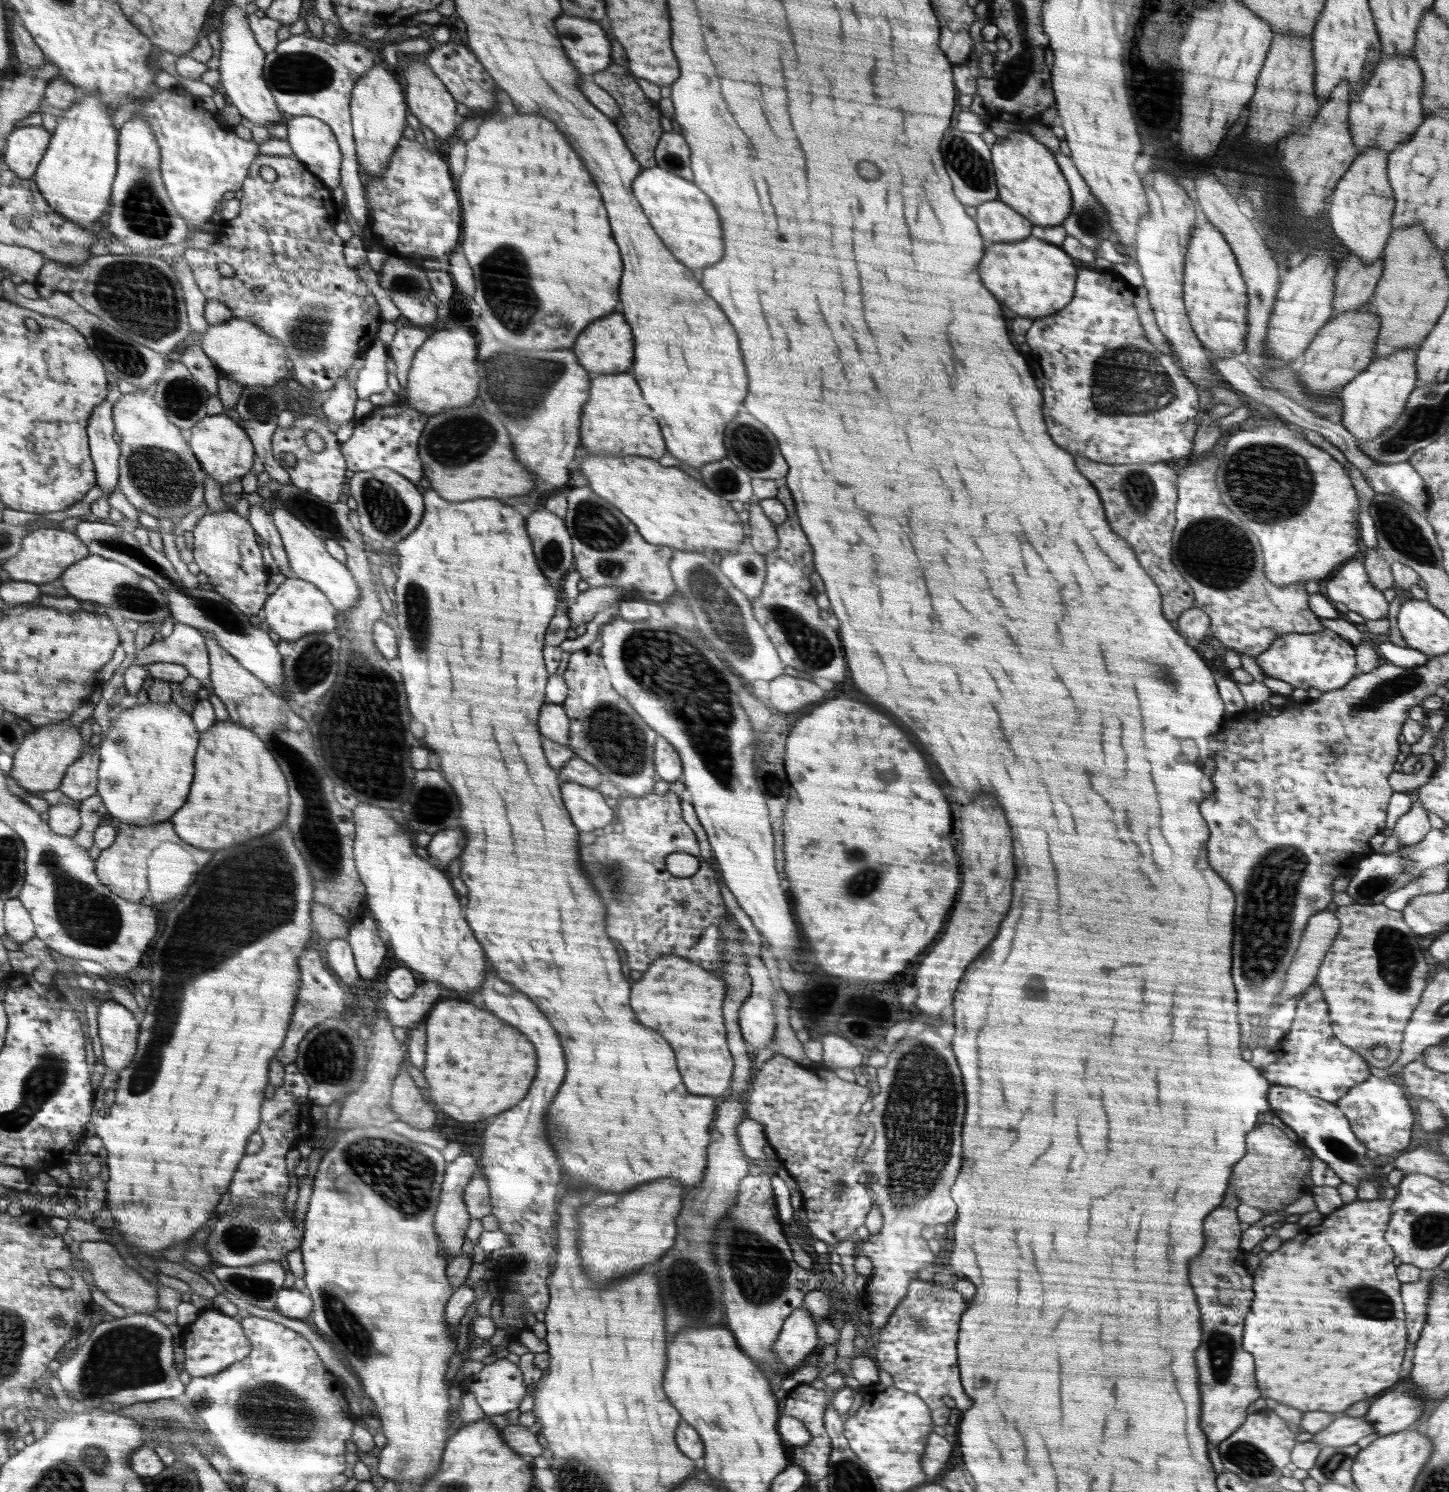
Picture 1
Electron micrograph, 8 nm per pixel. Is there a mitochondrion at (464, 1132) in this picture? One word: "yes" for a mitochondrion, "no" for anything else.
no

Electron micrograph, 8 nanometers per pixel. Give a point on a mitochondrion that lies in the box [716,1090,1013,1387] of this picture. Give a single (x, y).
(760, 1271)

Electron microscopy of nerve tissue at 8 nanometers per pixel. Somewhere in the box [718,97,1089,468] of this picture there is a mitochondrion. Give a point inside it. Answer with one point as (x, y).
(966, 161)

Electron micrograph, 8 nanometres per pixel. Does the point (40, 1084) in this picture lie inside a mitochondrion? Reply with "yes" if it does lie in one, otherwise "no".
yes

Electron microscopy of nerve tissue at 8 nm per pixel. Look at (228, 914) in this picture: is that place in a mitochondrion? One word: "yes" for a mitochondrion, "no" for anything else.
yes

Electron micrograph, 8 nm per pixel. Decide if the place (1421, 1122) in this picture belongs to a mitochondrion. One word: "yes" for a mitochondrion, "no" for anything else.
no

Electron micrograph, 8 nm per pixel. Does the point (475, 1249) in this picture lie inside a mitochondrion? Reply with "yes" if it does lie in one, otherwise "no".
no

